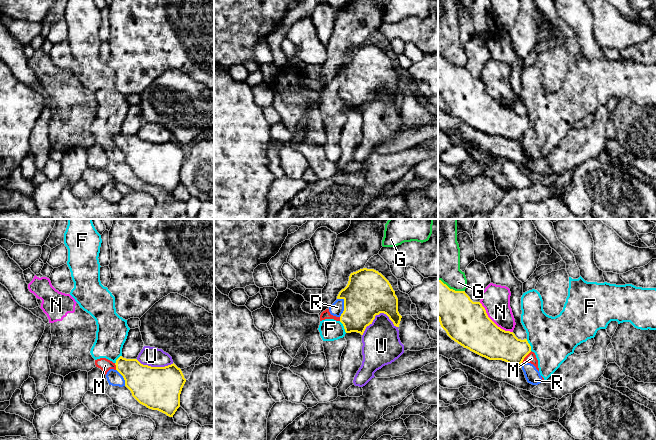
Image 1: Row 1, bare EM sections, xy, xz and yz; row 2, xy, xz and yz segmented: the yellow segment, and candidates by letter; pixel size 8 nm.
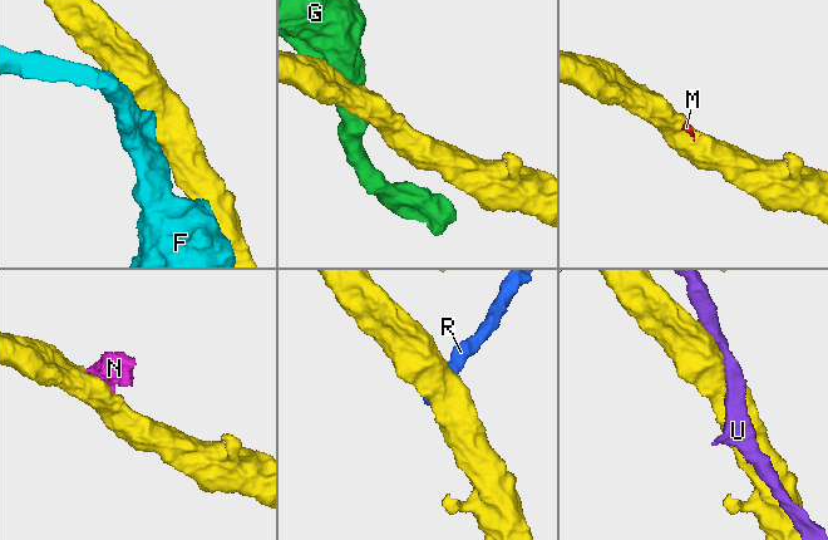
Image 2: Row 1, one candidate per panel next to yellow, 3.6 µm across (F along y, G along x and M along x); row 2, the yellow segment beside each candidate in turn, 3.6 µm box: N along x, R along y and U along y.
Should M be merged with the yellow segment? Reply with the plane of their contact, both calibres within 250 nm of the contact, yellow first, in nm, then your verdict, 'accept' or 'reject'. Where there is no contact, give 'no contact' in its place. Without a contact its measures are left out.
yz | 260/80 nm | reject

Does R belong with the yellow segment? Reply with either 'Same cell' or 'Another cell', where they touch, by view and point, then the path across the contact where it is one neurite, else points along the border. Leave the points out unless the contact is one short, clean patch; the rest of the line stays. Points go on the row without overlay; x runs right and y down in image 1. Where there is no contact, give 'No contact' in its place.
Another cell. Touches yellow at xz (344, 83)

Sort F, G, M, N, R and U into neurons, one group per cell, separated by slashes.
F M R / G / N / U

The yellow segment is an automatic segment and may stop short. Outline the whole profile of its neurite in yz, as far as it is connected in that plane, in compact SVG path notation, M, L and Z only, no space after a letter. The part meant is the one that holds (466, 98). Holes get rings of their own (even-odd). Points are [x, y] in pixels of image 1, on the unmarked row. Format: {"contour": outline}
{"contour": "M438 56L438 95L447 111L470 127L489 136L502 136L509 140L522 140L531 128L527 115L518 115L513 108L498 103L487 91L480 78L473 78L465 67L450 65Z"}

